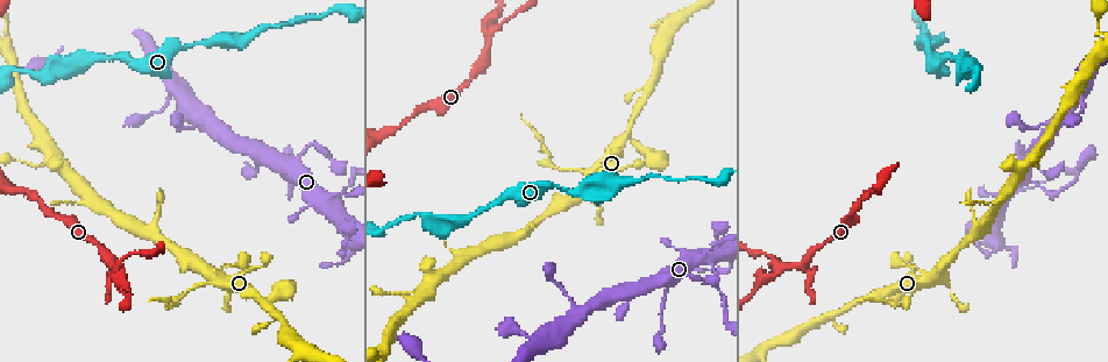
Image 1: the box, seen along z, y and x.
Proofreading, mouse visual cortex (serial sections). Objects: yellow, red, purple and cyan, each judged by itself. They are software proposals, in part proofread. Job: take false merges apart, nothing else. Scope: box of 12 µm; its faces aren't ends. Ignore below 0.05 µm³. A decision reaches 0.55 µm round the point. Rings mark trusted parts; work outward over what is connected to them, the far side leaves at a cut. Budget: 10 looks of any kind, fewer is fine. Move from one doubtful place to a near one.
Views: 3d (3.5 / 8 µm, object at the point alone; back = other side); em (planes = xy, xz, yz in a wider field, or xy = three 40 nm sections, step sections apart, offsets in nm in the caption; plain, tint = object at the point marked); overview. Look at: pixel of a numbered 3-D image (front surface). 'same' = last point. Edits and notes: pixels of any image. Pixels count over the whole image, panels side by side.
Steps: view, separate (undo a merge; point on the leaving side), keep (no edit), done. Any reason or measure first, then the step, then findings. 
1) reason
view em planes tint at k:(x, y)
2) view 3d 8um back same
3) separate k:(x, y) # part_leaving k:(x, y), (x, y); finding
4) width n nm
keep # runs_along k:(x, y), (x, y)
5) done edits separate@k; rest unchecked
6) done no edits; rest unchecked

a fork
view 3d 3.5um at 1:(939, 42)

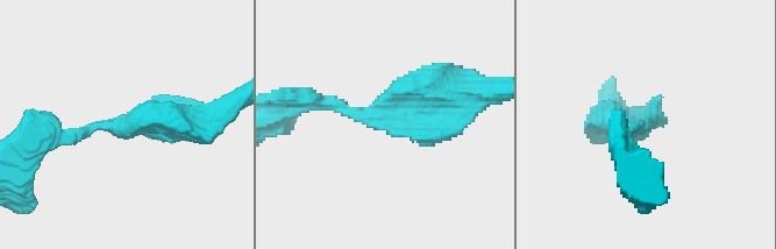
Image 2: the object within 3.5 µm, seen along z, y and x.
shape alone is not enough
view em xy step 5 tint at 2:(111, 123)

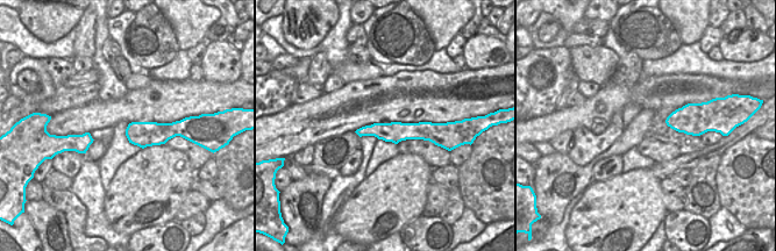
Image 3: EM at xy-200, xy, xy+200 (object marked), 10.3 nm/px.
keep # runs_along 2:(37, 146), (98, 125), (180, 121); continuous, no second cell

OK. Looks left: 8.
narrows sharply
view 3d 3.5um at 1:(914, 284)

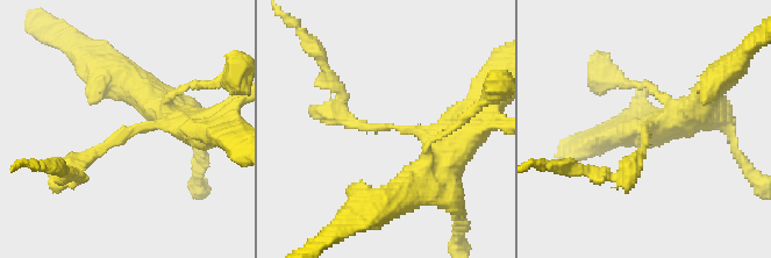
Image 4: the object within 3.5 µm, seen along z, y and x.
keep # runs_along 4:(195, 127), (131, 127), (75, 177); one cell here

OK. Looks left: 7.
abrupt turn
view 3d 3.5um at 1:(661, 311)

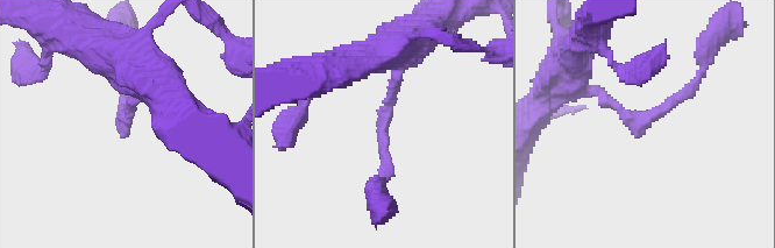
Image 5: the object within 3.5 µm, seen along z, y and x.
arm_widths 150, 150 nm; need the tissue
view em xy step 3 tint at 5:(122, 125)

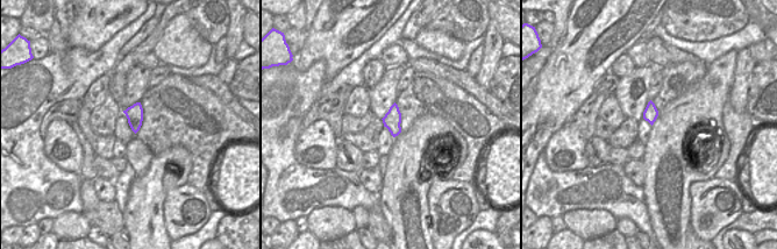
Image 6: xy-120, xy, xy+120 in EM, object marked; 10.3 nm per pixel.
keep # runs_along 5:(400, 65), (382, 122), (382, 182); continuous, no second cell

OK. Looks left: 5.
a narrow waist
view 3d 3.5um at 1:(808, 271)

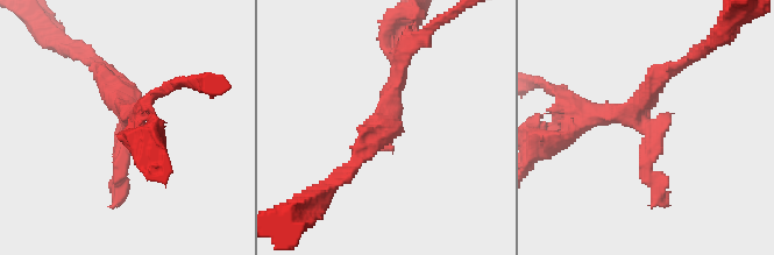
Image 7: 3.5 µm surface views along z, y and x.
now the EM
view em xy step 5 tint at 7:(647, 129)

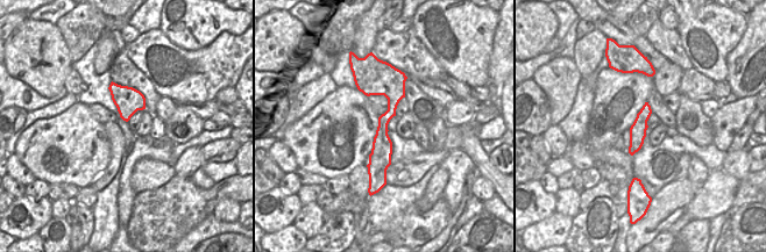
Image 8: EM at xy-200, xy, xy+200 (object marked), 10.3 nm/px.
keep # runs_along 8:(377, 73), (391, 88), (383, 173); continuous, no second cell

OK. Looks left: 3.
done no edits; rest unchecked

